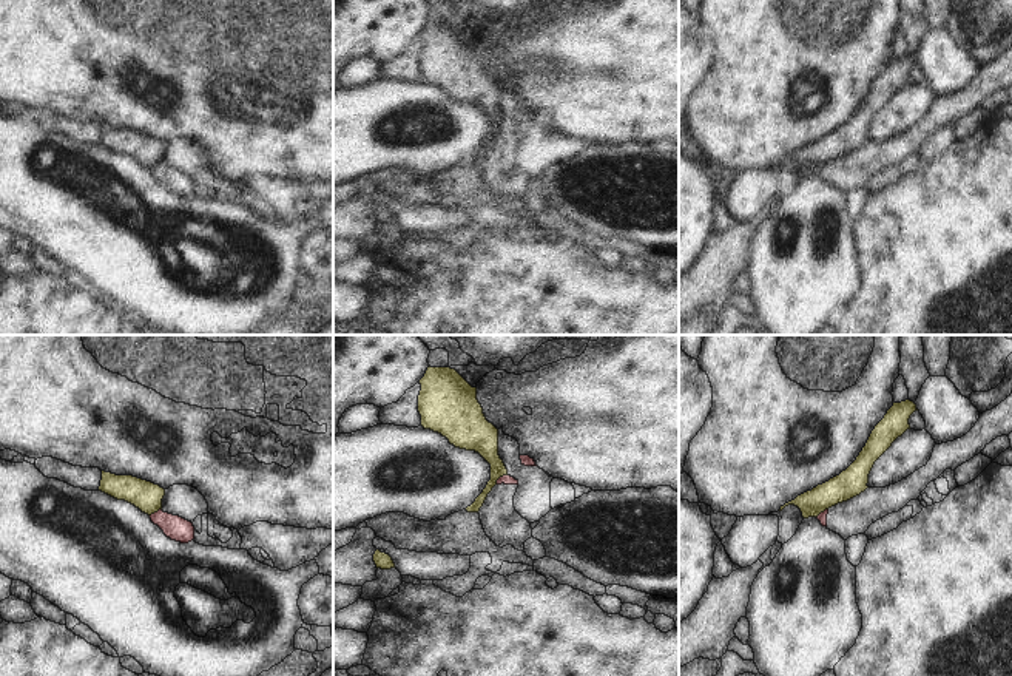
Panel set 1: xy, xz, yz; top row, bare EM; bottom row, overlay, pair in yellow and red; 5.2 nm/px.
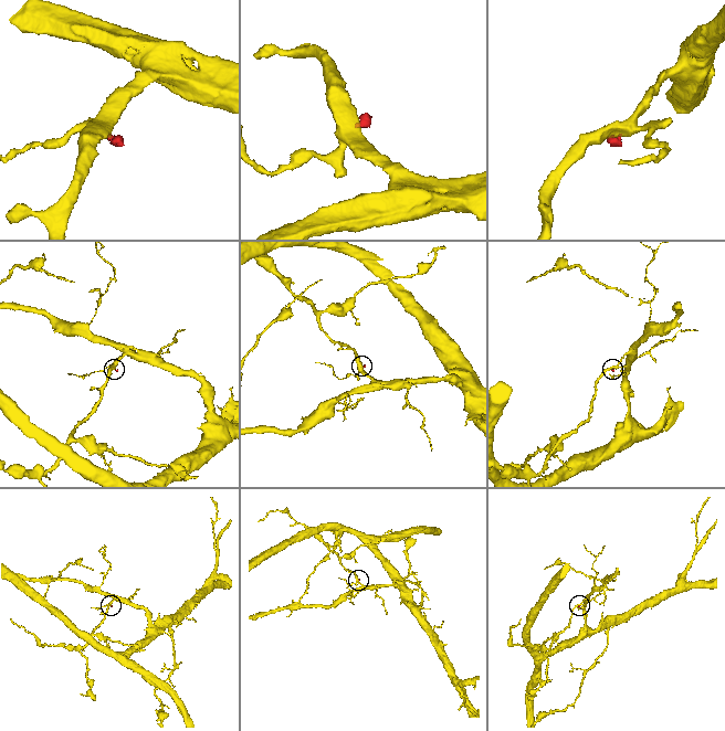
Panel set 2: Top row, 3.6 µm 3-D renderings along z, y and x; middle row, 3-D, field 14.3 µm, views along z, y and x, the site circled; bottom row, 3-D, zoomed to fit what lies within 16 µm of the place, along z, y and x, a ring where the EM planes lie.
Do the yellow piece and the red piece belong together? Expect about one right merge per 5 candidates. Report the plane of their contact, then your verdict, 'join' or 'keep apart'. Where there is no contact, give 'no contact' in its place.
meets yellow in xz; keep apart

